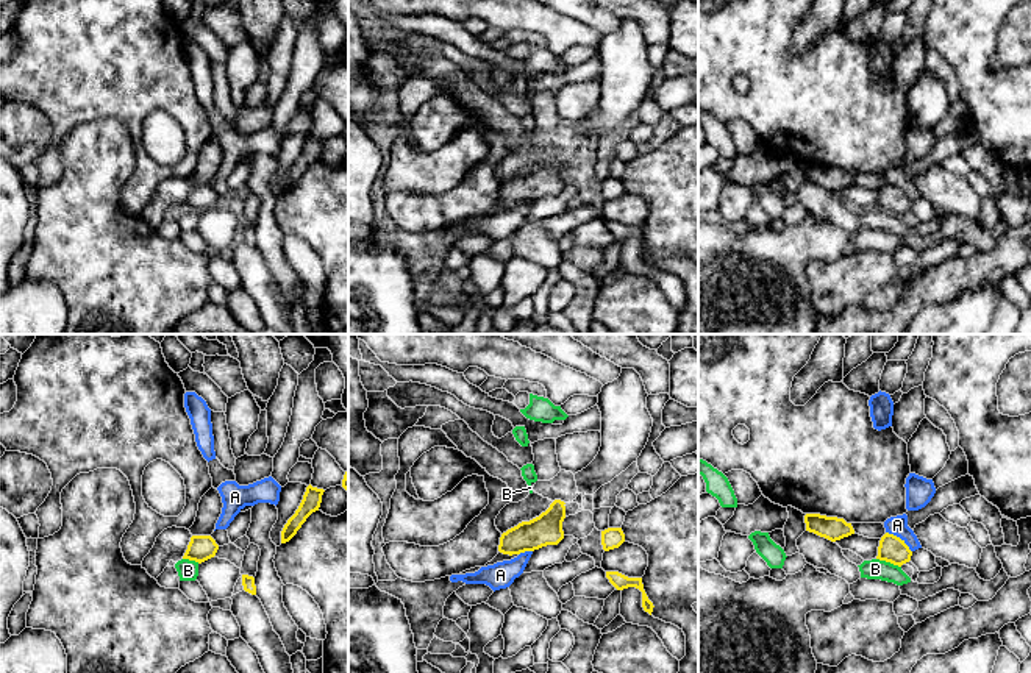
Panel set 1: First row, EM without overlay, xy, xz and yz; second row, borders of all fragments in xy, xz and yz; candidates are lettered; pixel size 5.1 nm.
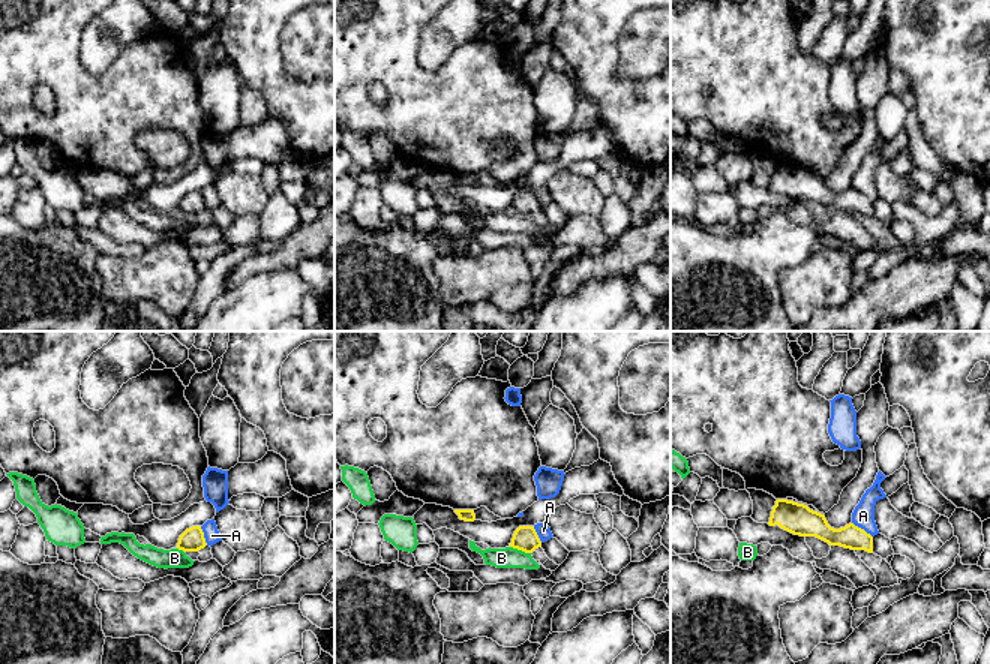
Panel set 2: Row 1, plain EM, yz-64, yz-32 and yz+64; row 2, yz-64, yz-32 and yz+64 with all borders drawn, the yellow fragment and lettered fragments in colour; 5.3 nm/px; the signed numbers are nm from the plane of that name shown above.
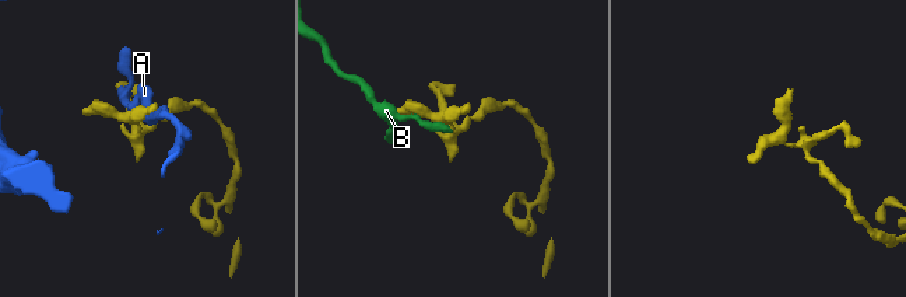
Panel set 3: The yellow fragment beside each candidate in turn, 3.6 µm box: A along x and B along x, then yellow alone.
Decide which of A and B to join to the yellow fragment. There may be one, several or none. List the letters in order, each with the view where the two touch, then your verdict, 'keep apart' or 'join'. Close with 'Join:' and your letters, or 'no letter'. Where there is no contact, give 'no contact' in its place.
A: meets yellow in yz; keep apart
B: meets yellow in yz; keep apart
Join: no letter

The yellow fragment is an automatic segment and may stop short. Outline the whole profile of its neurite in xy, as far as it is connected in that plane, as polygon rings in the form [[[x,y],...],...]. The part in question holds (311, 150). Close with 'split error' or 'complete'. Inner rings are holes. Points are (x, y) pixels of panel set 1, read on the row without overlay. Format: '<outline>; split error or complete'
[[[311,134],[306,137],[306,142],[303,145],[303,150],[295,161],[295,164],[287,170],[281,181],[281,194],[289,192],[297,181],[301,178],[301,175],[306,172],[306,169],[319,161],[322,153],[323,139],[312,137]]]; complete

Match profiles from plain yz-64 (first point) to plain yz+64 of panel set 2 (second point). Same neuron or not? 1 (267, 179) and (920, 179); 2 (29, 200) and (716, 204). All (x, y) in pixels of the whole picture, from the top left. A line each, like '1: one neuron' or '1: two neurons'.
1: two neurons
2: one neuron

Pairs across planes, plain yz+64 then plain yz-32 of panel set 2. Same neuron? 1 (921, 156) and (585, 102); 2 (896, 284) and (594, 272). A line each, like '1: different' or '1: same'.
1: different
2: same

